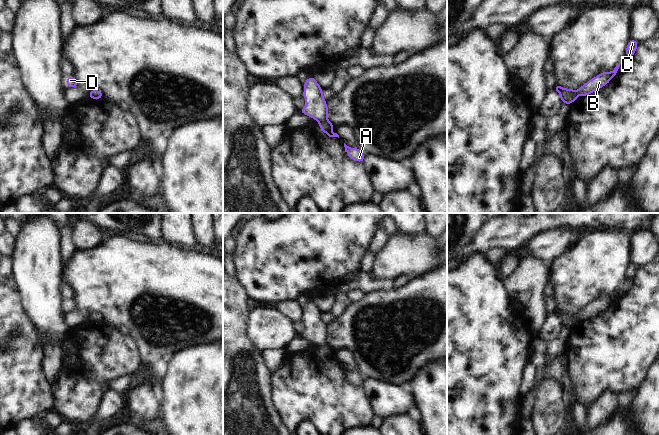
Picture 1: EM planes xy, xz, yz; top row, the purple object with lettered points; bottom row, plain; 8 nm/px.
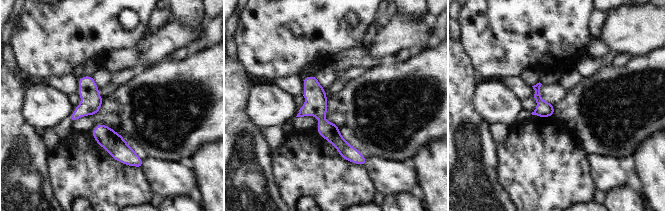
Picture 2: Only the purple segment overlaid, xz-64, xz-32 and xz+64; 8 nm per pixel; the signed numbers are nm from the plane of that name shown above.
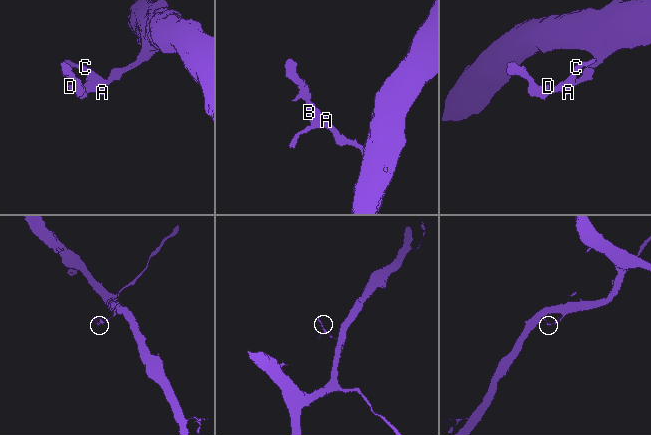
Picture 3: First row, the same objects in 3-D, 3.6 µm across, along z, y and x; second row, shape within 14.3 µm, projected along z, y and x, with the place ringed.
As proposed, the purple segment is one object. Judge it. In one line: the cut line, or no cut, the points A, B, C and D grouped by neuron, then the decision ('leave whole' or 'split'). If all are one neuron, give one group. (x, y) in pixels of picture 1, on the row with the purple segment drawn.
no cut; A B C D; leave whole

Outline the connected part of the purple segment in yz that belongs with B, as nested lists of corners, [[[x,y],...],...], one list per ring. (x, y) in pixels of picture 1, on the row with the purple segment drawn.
[[[620,63],[612,71],[604,71],[599,75],[591,78],[588,82],[583,84],[577,91],[569,88],[562,88],[559,83],[553,88],[556,92],[560,94],[560,99],[563,104],[569,104],[575,102],[578,96],[589,96],[590,94],[596,92],[598,89],[606,86],[614,77],[618,76],[618,69]]]

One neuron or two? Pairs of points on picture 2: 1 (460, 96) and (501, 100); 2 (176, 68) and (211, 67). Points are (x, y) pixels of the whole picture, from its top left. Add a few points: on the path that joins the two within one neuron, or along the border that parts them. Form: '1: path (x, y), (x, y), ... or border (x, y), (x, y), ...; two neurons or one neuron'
1: border (478, 84), (475, 108), (484, 120); two neurons
2: path (185, 68), (202, 68); one neuron

